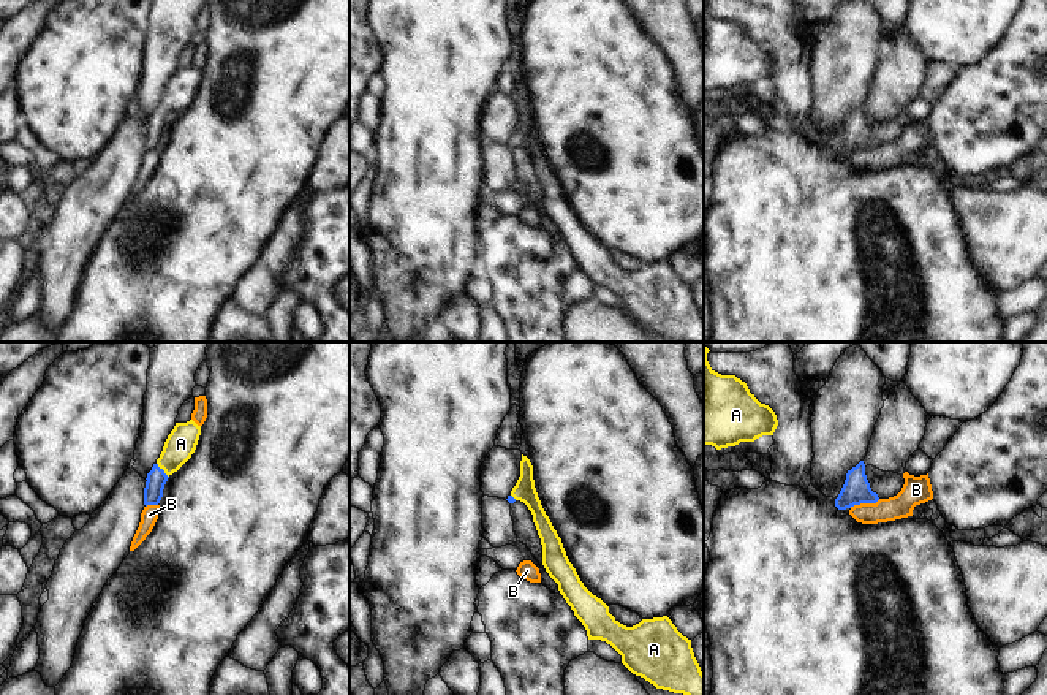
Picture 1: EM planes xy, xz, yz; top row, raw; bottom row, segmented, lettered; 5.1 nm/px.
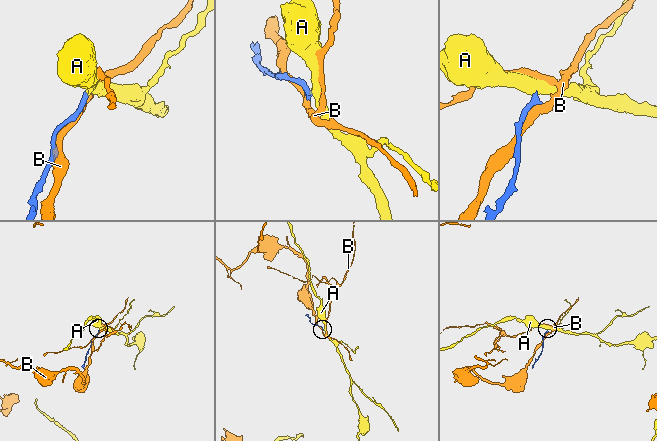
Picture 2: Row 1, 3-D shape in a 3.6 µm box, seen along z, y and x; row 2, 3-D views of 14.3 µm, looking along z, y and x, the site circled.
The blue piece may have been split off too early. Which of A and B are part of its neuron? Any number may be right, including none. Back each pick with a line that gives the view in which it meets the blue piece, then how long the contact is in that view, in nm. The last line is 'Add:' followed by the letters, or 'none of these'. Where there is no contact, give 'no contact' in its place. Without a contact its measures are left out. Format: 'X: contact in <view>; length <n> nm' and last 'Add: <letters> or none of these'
A: contact in xy; length 100 nm
Add: A

